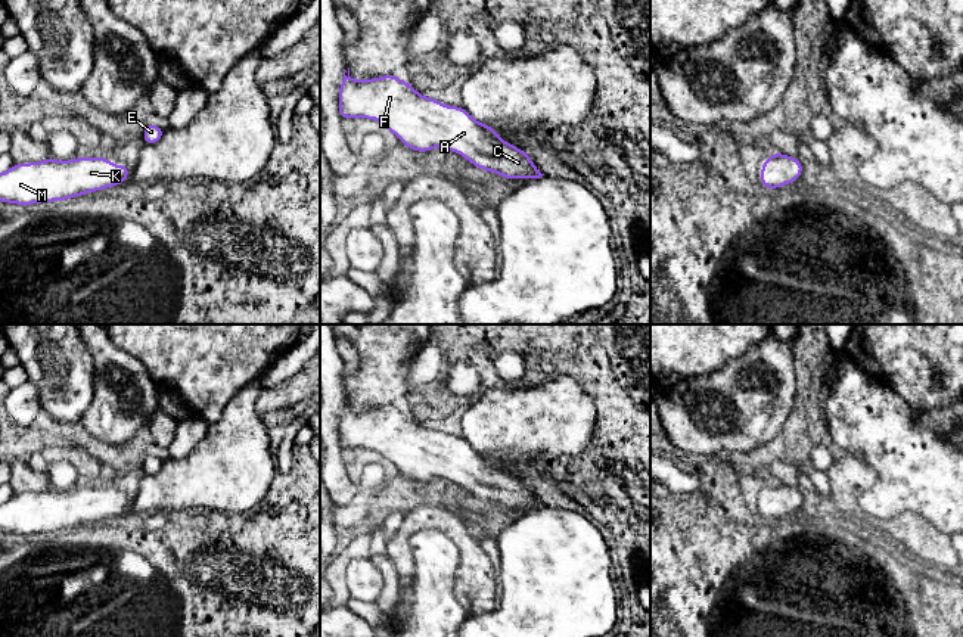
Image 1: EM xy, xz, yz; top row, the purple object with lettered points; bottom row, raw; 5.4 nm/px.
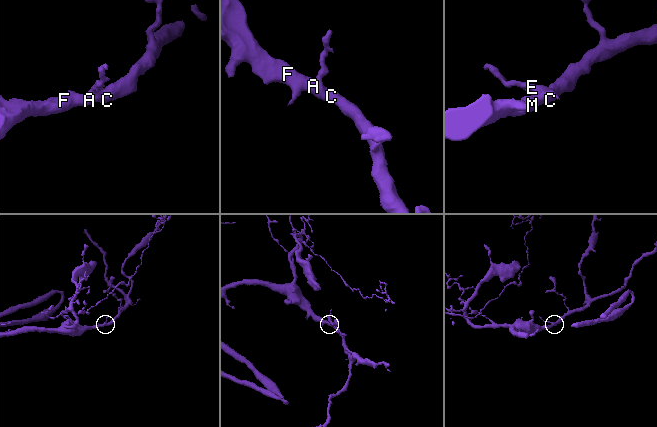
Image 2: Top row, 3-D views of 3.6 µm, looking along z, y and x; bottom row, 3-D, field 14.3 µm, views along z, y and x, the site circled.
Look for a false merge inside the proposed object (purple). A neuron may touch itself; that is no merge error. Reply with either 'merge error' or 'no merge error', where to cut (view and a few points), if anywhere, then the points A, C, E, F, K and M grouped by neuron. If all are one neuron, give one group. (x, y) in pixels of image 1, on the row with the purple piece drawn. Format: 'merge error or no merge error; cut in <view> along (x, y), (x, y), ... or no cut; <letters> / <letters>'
no merge error; no cut; A C E F K M

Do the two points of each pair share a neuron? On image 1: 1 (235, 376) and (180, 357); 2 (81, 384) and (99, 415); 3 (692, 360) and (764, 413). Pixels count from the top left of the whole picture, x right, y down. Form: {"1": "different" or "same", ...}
{"1": "same", "2": "different", "3": "different"}

